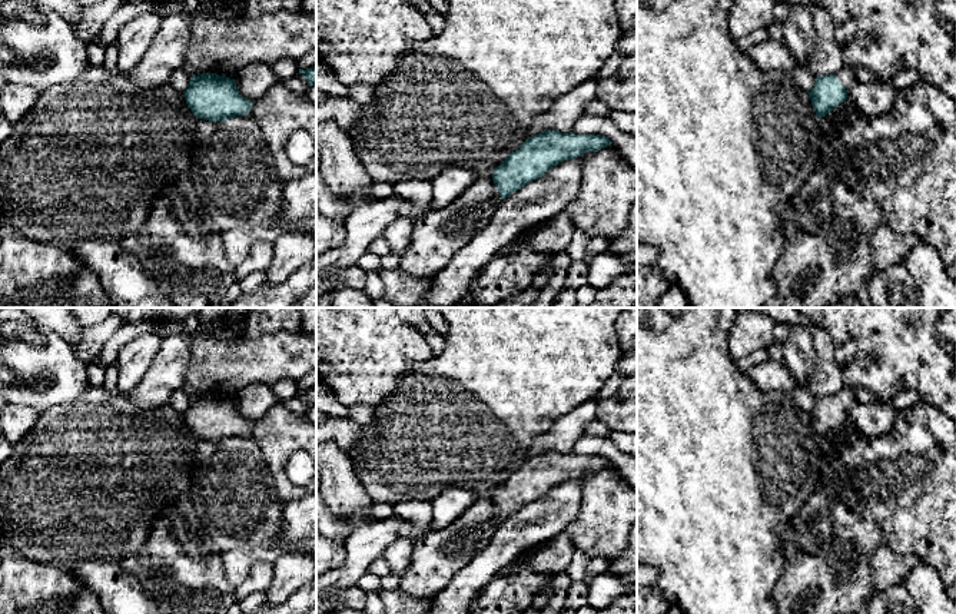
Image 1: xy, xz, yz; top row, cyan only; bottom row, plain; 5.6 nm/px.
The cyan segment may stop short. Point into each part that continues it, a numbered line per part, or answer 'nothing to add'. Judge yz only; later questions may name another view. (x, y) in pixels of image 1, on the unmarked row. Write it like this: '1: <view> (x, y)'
1: yz (846, 395)

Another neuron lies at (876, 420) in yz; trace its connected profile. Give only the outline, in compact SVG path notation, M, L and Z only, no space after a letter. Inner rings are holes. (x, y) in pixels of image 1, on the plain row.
M889 401L870 405L854 402L847 411L847 421L852 422L864 437L883 437L892 431L897 411Z

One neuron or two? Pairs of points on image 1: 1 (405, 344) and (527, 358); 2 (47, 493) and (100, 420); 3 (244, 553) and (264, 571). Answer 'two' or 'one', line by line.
1: two
2: one
3: two

